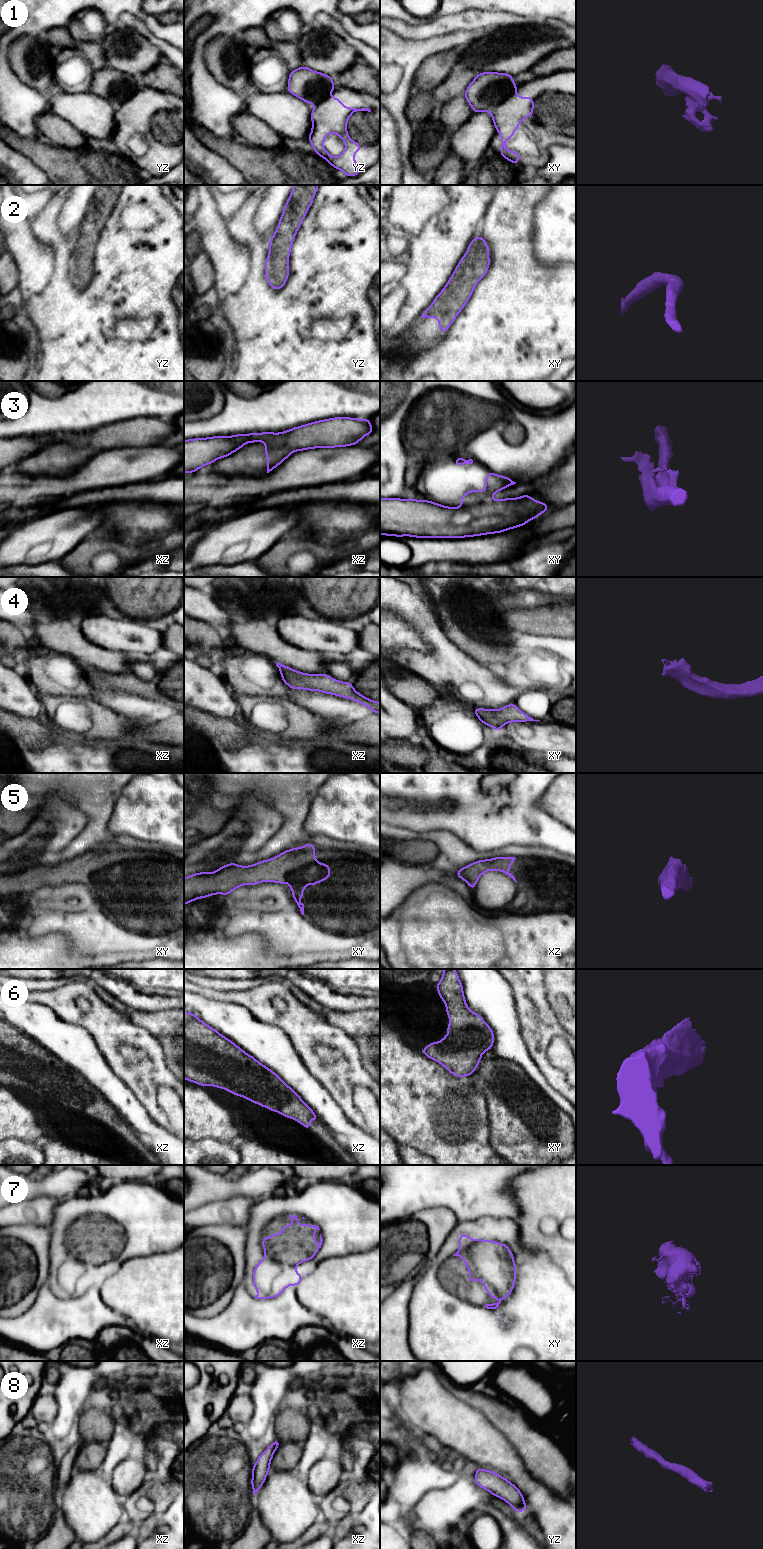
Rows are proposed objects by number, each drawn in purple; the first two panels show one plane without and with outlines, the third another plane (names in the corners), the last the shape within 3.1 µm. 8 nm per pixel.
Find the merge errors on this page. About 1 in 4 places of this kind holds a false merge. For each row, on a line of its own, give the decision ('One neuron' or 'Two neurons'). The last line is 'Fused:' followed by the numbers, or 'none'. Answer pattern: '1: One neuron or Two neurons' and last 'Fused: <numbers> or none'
1: Two neurons
2: One neuron
3: Two neurons
4: One neuron
5: One neuron
6: One neuron
7: One neuron
8: One neuron
Fused: 1, 3

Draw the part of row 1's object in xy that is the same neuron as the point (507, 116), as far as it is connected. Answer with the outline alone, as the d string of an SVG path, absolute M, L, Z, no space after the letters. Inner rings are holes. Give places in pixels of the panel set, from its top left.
M515 90L491 112L496 132L501 135L500 156L506 158L515 166L517 166L517 161L521 158L521 155L509 150L505 146L505 142L514 136L514 132L525 118L533 115L533 105L532 97L519 97Z

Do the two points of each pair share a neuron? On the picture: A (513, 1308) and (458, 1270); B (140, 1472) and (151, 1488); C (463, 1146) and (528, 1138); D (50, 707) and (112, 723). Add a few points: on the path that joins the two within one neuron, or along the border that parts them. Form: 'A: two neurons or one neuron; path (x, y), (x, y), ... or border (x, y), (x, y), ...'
A: one neuron; path (504, 1293), (481, 1270), (473, 1270)
B: two neurons; border (143, 1481), (128, 1496)
C: two neurons; border (488, 1120), (489, 1143), (497, 1154)
D: one neuron; path (65, 699), (84, 700), (97, 711)

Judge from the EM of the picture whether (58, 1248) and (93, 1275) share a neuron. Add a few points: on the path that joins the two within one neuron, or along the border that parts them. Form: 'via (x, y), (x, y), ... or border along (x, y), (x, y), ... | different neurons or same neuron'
via (67, 1256), (84, 1270) | same neuron

